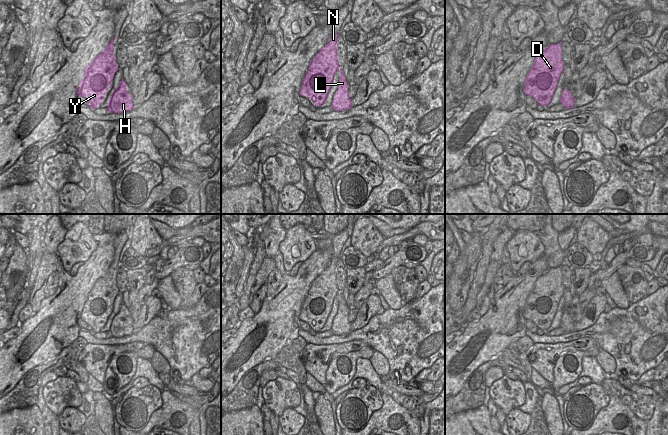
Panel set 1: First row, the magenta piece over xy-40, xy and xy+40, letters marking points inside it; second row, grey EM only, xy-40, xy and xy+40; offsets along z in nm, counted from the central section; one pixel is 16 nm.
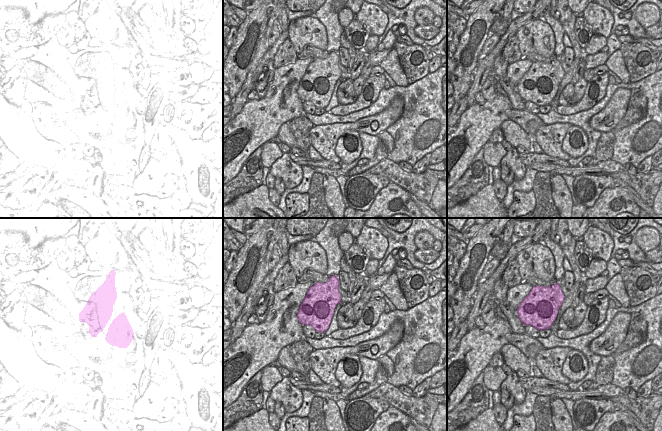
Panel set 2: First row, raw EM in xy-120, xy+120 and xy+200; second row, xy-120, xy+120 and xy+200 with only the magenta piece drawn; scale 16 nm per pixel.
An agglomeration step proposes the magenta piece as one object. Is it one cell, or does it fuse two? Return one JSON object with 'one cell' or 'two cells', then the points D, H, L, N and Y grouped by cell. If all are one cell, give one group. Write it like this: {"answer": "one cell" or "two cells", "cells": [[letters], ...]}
{"answer": "one cell", "cells": [["D", "H", "L", "N", "Y"]]}

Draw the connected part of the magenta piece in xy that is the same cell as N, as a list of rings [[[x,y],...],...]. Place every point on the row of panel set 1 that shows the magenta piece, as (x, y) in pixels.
[[[332,33],[330,35],[329,42],[311,59],[310,65],[301,84],[300,96],[306,96],[310,98],[313,102],[313,106],[320,107],[325,103],[328,93],[332,87],[334,75],[339,70],[340,76],[338,90],[334,94],[331,106],[334,111],[340,112],[351,108],[351,99],[349,98],[348,94],[348,85],[346,78],[344,76],[342,68],[339,67],[337,57],[338,35],[339,34],[337,33]]]

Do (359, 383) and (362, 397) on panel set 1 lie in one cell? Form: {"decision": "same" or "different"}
{"decision": "different"}

